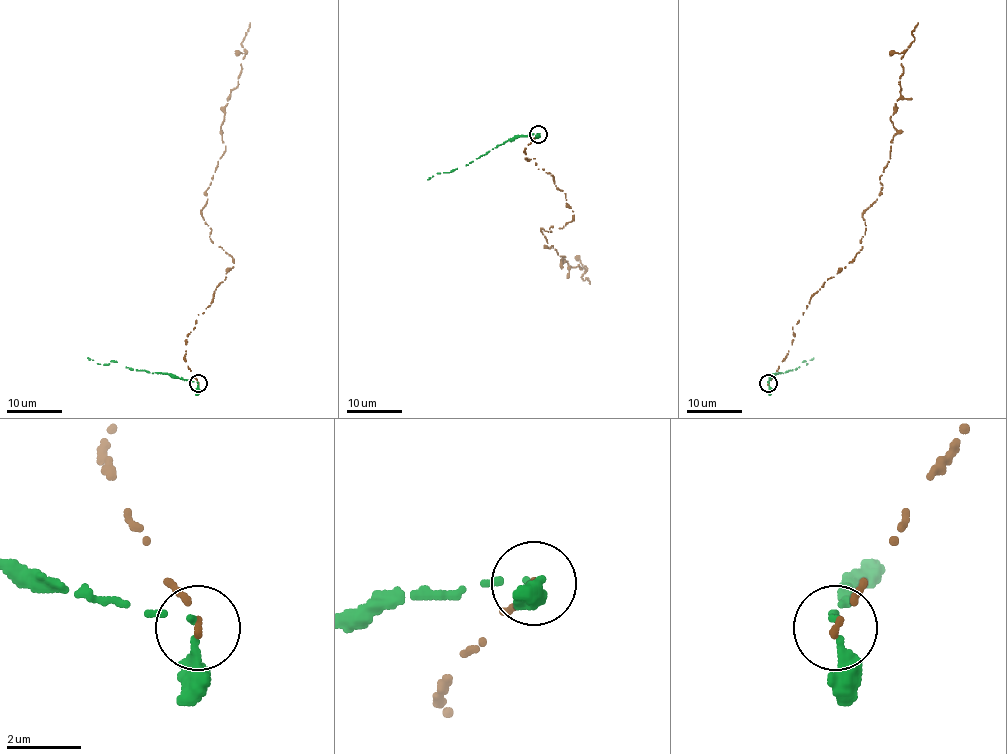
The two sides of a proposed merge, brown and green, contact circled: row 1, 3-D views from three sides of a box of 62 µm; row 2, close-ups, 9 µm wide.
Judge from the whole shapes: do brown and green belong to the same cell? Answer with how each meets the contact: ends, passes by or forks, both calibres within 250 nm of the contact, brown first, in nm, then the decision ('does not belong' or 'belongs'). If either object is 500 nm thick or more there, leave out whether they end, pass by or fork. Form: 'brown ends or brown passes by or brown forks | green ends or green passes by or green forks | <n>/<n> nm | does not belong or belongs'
brown ends | green passes by | 140/150 nm | does not belong

